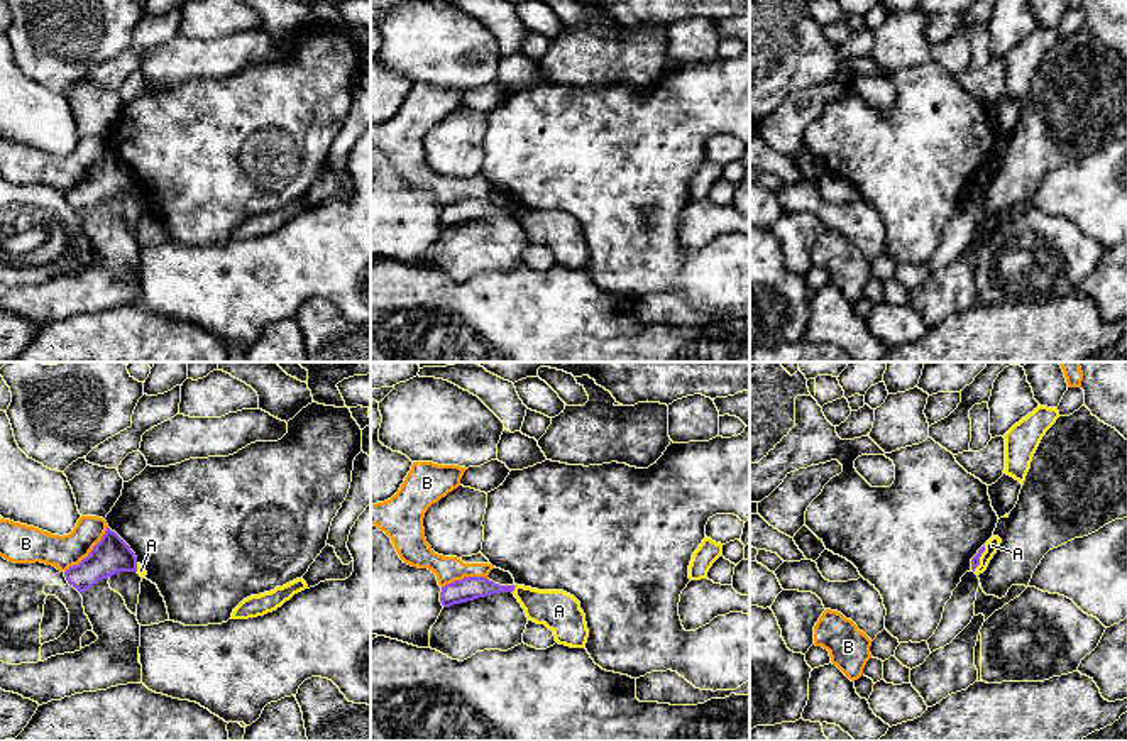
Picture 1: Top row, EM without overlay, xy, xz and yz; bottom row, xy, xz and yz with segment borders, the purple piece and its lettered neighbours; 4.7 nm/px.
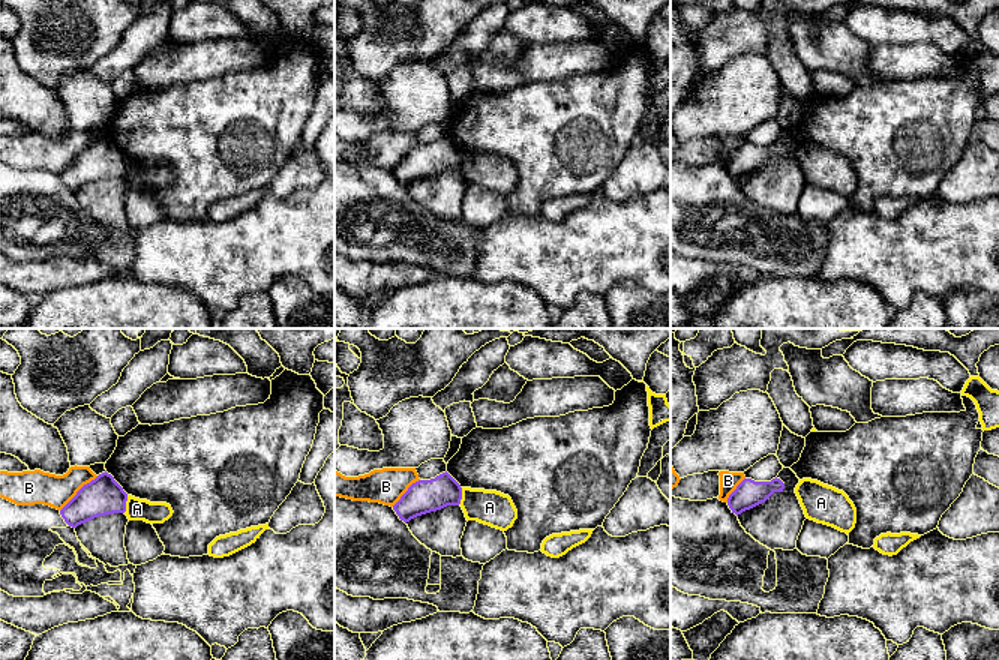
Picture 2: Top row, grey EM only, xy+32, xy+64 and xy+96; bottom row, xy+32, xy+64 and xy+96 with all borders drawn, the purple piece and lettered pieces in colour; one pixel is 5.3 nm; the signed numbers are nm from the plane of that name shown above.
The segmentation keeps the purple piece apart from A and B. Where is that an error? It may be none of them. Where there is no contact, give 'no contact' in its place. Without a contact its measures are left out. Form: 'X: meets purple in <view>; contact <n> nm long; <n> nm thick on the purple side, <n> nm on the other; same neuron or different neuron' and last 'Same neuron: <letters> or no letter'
A: meets purple in xz; contact 40 nm long; 110 nm thick on the purple side, 190 nm on the other; different neuron
B: meets purple in xy; contact 300 nm long; 180 nm thick on the purple side, 160 nm on the other; different neuron
Same neuron: no letter

